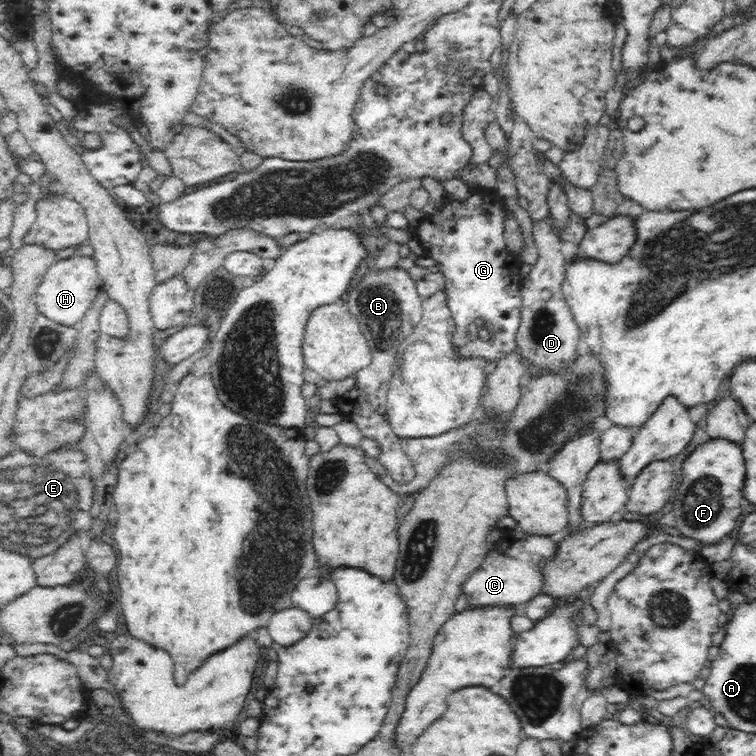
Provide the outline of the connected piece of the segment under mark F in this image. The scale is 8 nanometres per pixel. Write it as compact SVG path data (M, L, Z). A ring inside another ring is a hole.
M708 440L704 446L694 450L686 462L682 465L682 478L676 486L676 497L672 504L672 514L674 514L675 527L684 538L698 540L700 544L716 544L732 534L738 526L738 516L742 514L740 504L744 502L742 498L742 488L744 488L744 458L740 452L740 446L728 440Z

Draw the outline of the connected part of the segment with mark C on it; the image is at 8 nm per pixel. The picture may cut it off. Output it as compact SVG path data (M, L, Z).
M526 534L524 538L513 539L504 552L488 551L482 566L463 582L461 594L469 598L469 608L488 606L511 606L517 608L541 594L543 576L541 573L548 560L554 560L557 542L550 536Z

